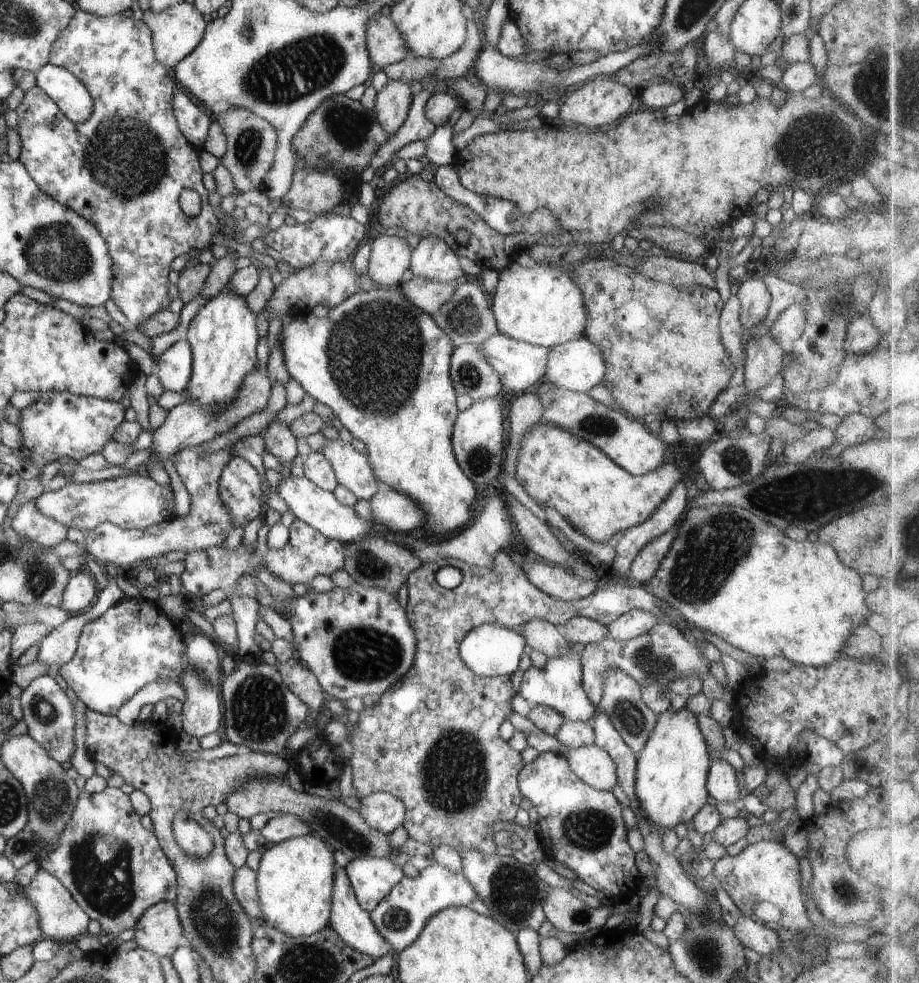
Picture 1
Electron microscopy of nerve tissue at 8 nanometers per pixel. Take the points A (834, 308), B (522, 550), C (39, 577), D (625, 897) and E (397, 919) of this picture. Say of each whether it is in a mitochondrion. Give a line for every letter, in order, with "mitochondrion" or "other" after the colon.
A: mitochondrion
B: other
C: mitochondrion
D: other
E: mitochondrion

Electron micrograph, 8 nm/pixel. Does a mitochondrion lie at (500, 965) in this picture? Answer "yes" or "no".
no

